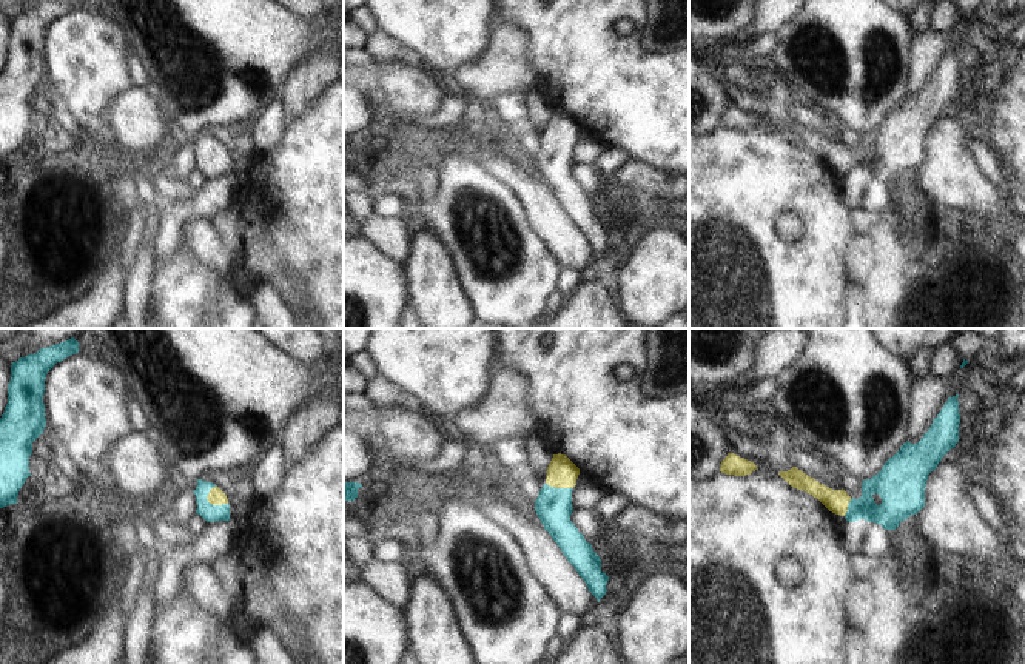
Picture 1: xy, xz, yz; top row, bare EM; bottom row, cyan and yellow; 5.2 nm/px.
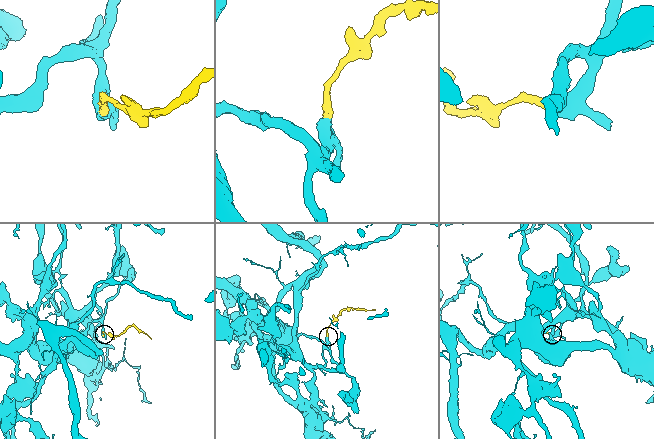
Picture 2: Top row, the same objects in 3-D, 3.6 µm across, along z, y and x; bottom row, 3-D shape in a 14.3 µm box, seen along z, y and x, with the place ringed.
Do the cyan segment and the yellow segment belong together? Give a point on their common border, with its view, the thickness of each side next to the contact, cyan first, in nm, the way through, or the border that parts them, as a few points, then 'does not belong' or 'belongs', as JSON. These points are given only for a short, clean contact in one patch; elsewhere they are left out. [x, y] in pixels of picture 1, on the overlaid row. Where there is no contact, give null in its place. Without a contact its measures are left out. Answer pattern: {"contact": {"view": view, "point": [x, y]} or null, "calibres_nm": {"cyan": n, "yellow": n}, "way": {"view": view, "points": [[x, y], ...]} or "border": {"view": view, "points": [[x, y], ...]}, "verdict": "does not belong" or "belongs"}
{"contact": {"view": "xy", "point": [208, 503]}, "calibres_nm": {"cyan": 90, "yellow": 90}, "way": {"view": "xy", "points": [[211, 513], [208, 503], [216, 496]]}, "verdict": "belongs"}

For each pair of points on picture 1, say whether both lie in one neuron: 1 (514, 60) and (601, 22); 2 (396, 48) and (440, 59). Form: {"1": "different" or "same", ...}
{"1": "different", "2": "different"}

